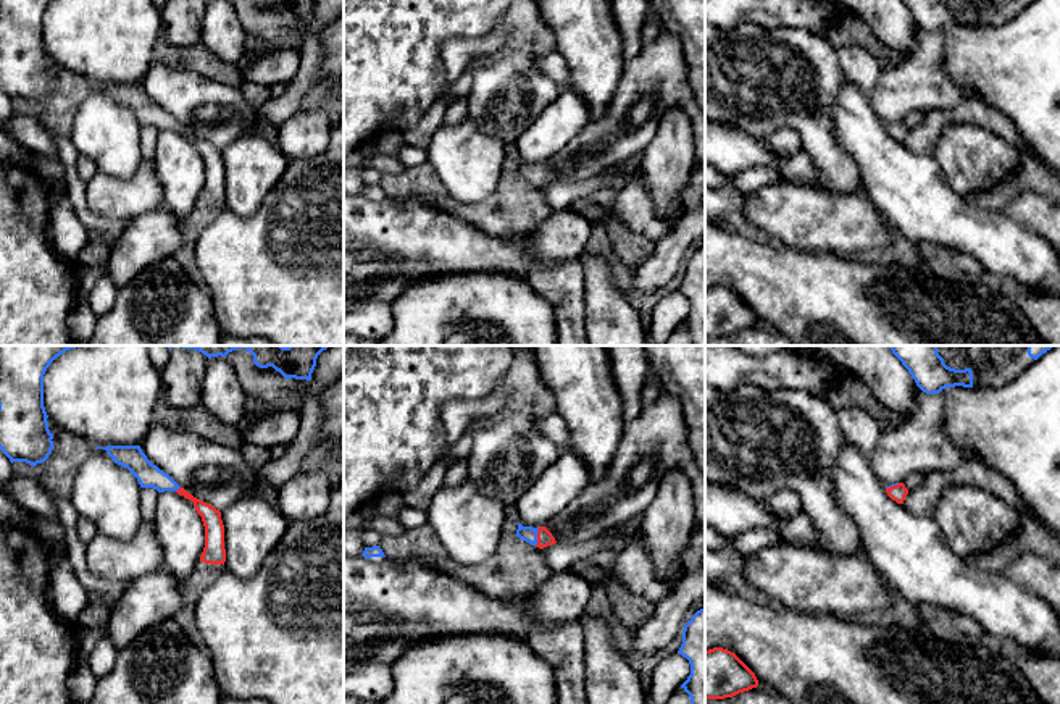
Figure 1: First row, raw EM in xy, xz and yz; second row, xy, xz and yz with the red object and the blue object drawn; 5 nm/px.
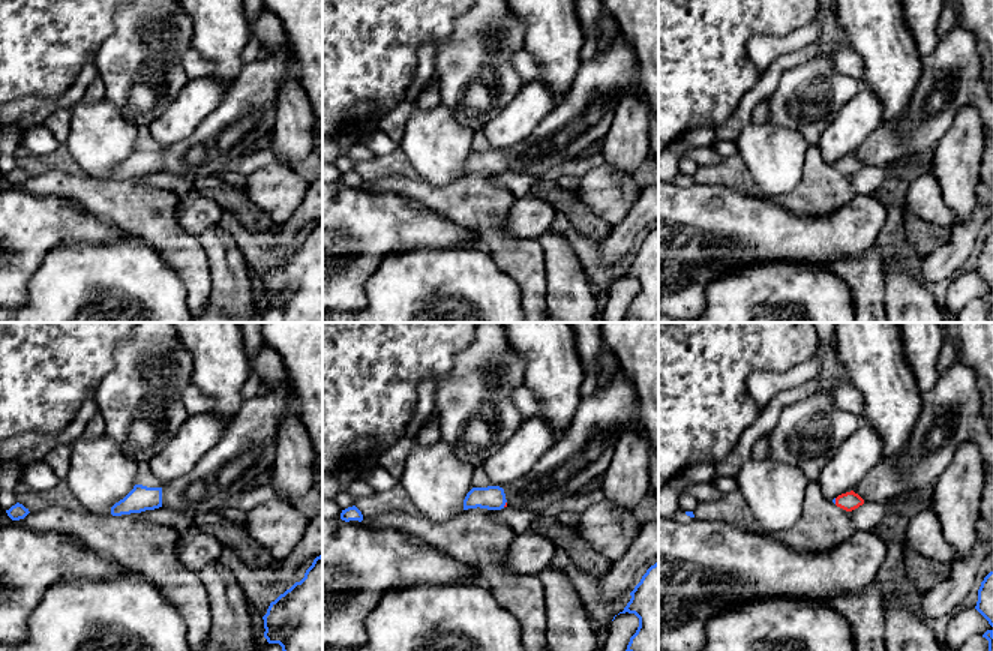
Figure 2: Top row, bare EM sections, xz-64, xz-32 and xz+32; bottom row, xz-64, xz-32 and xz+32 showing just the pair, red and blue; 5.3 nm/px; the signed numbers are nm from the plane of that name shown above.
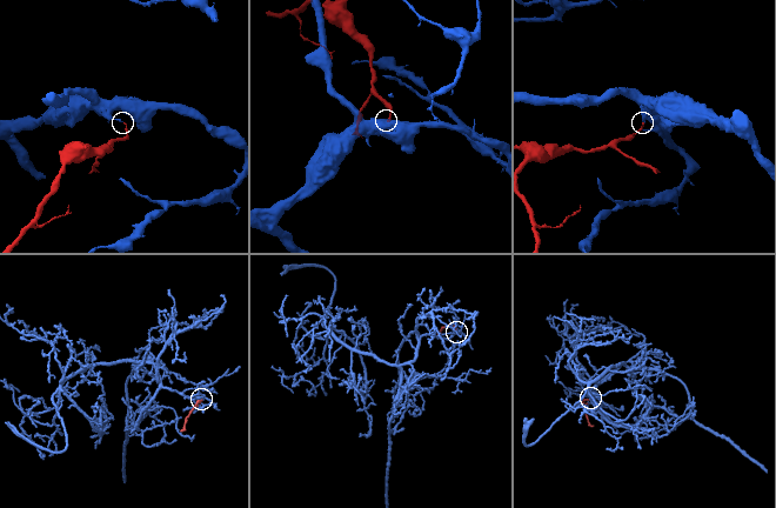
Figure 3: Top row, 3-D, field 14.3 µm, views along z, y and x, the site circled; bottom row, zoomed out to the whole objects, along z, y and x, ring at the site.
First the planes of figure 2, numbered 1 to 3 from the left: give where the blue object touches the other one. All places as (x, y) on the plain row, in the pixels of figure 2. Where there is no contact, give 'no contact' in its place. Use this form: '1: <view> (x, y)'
1: no contact
2: xz-32 (506, 168)
3: xz+32 (836, 165)

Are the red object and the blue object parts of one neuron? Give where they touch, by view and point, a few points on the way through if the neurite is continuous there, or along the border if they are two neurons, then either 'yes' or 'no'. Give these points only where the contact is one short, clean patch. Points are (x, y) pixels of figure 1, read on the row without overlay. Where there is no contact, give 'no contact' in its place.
meets red in xz at (538, 175); runs through xz (544, 175), (538, 175), (526, 171); yes

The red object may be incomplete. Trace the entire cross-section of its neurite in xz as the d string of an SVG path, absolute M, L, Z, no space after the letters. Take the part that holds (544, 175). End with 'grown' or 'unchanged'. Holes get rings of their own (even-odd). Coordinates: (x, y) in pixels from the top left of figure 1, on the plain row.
M518 161L516 174L532 184L537 184L539 187L544 187L557 181L545 165L532 166Z | grown

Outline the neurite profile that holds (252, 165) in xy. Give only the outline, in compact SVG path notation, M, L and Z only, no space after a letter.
M242 136L221 150L226 208L252 216L287 168L289 158L278 144L261 136Z

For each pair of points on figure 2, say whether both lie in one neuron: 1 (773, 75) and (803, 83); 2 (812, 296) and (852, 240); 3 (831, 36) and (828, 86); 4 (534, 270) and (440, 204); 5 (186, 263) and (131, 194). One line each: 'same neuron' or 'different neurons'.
1: different neurons
2: different neurons
3: same neuron
4: same neuron
5: same neuron

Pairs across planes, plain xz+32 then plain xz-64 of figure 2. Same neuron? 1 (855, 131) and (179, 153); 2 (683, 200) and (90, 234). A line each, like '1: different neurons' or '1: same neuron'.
1: different neurons
2: same neuron

